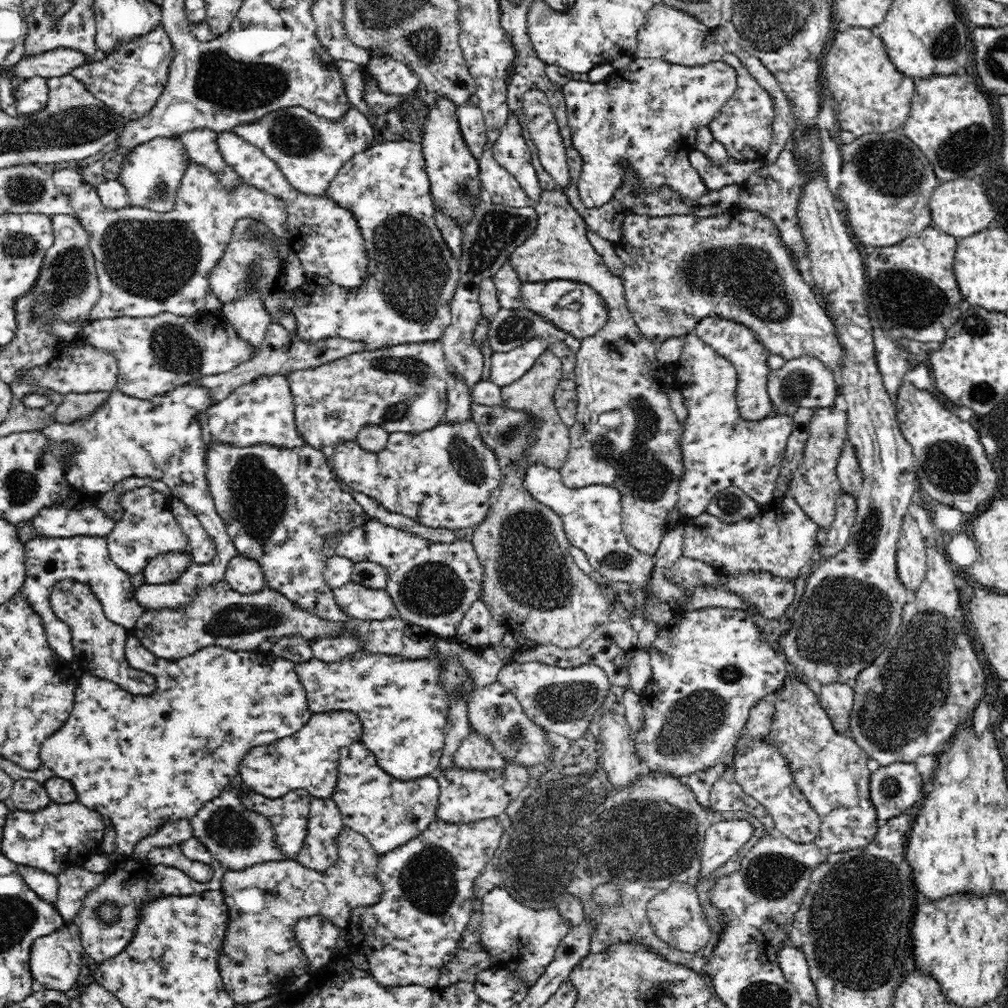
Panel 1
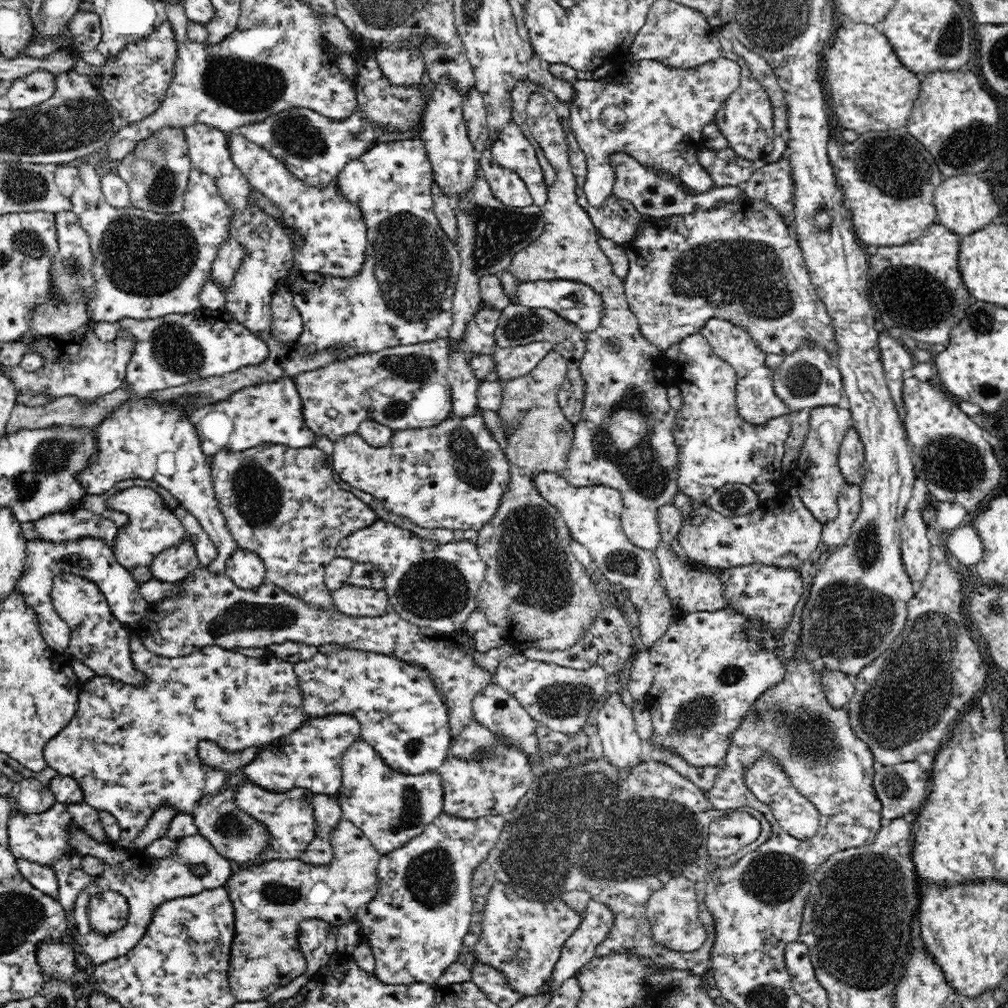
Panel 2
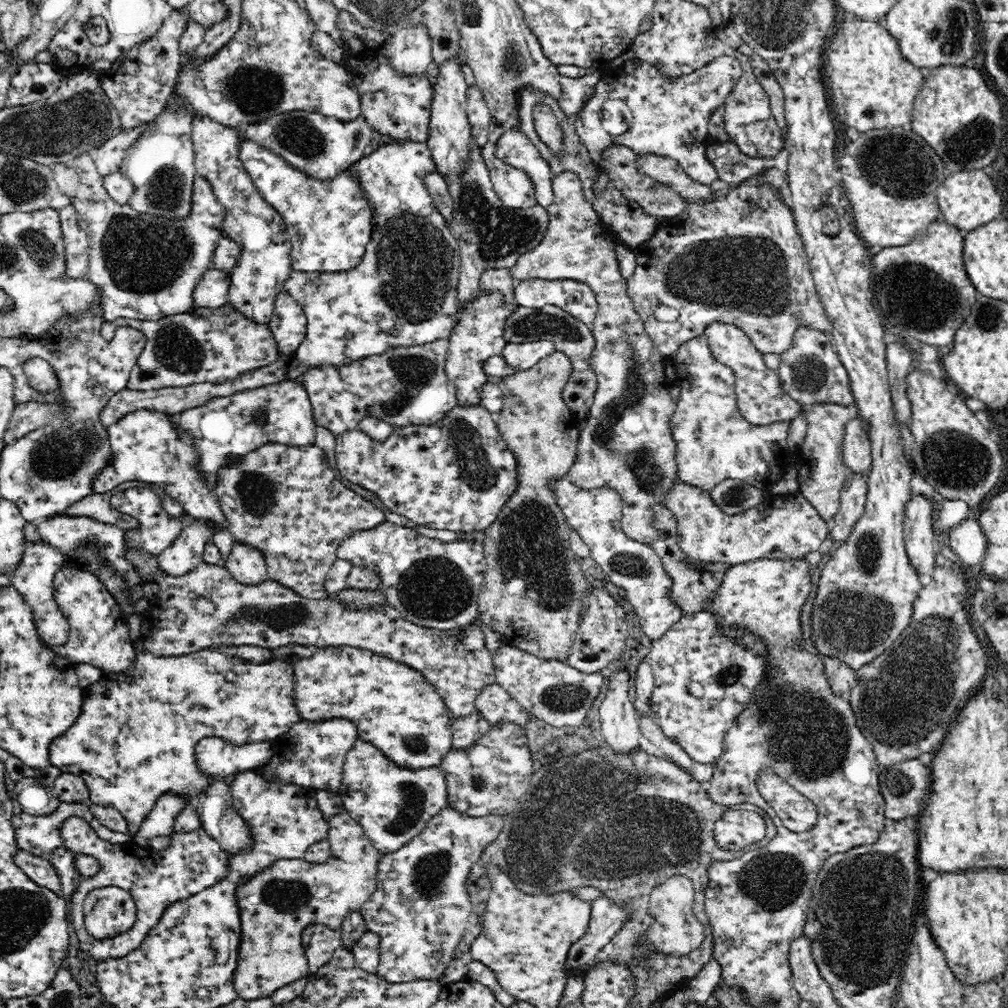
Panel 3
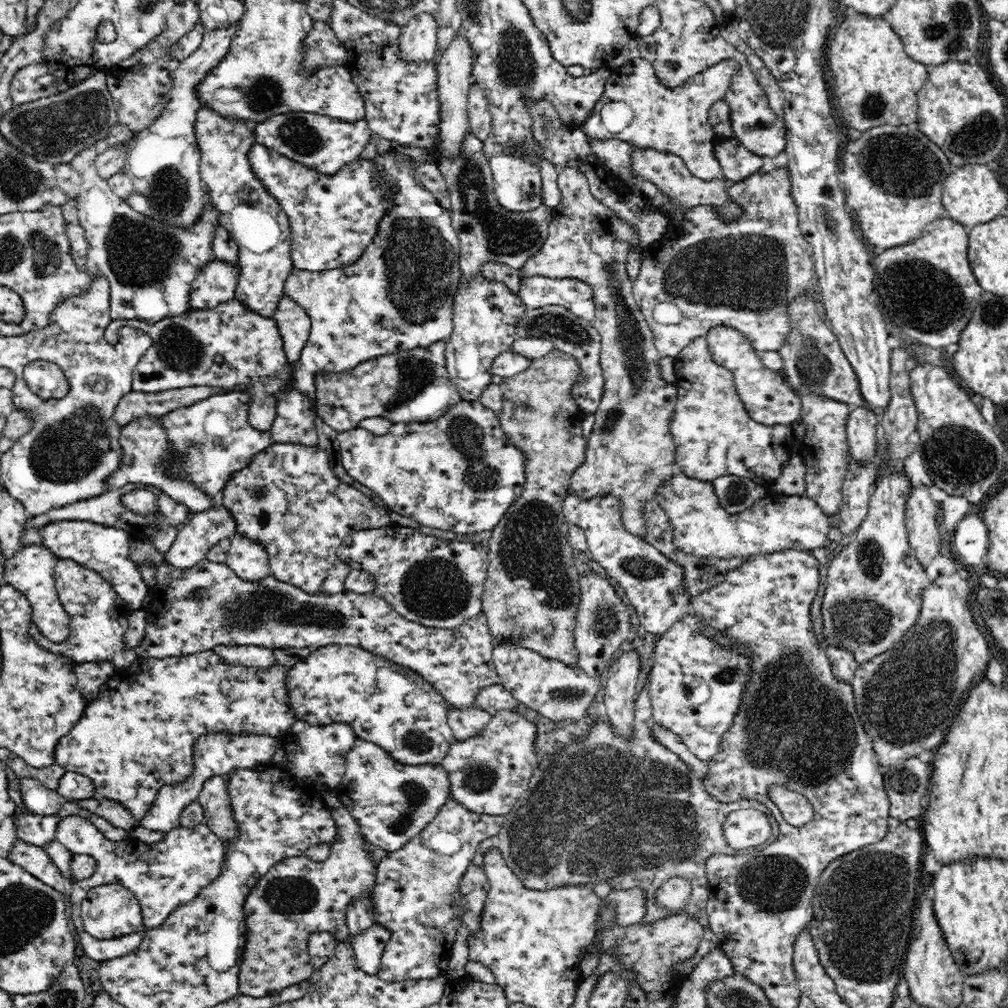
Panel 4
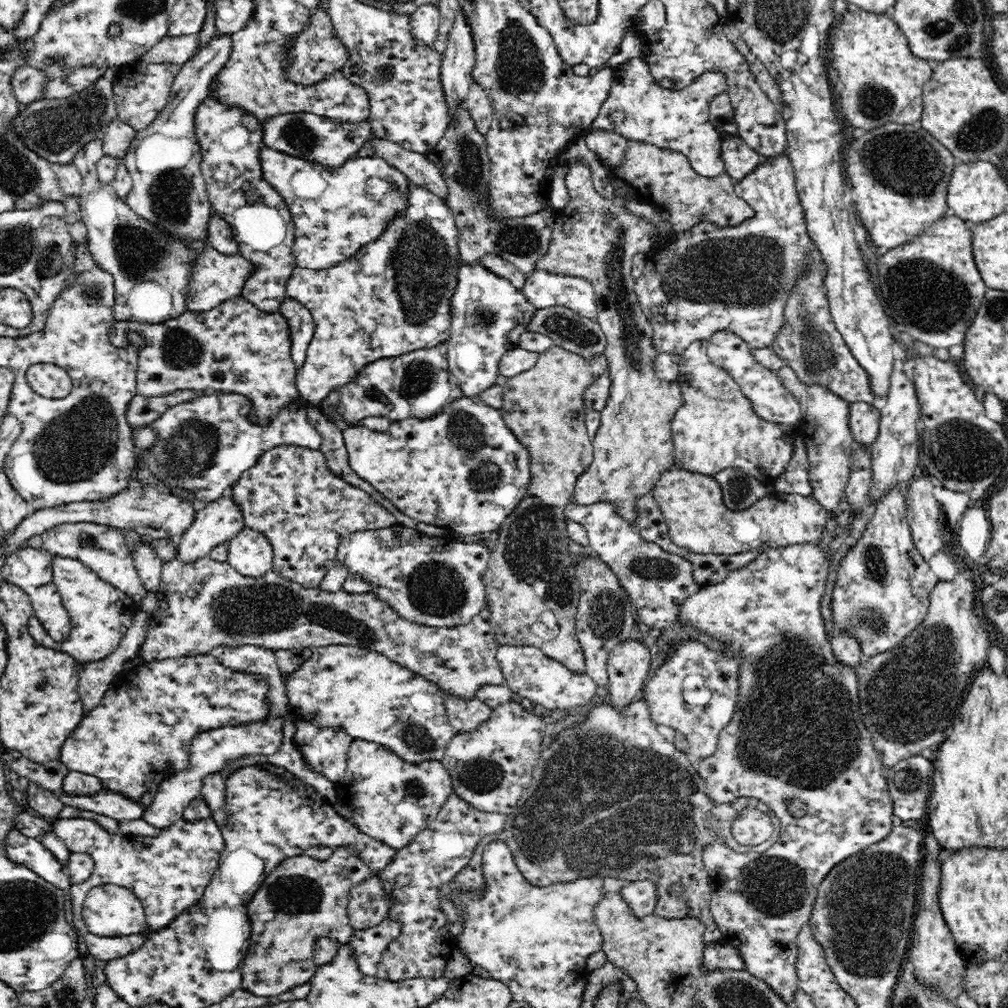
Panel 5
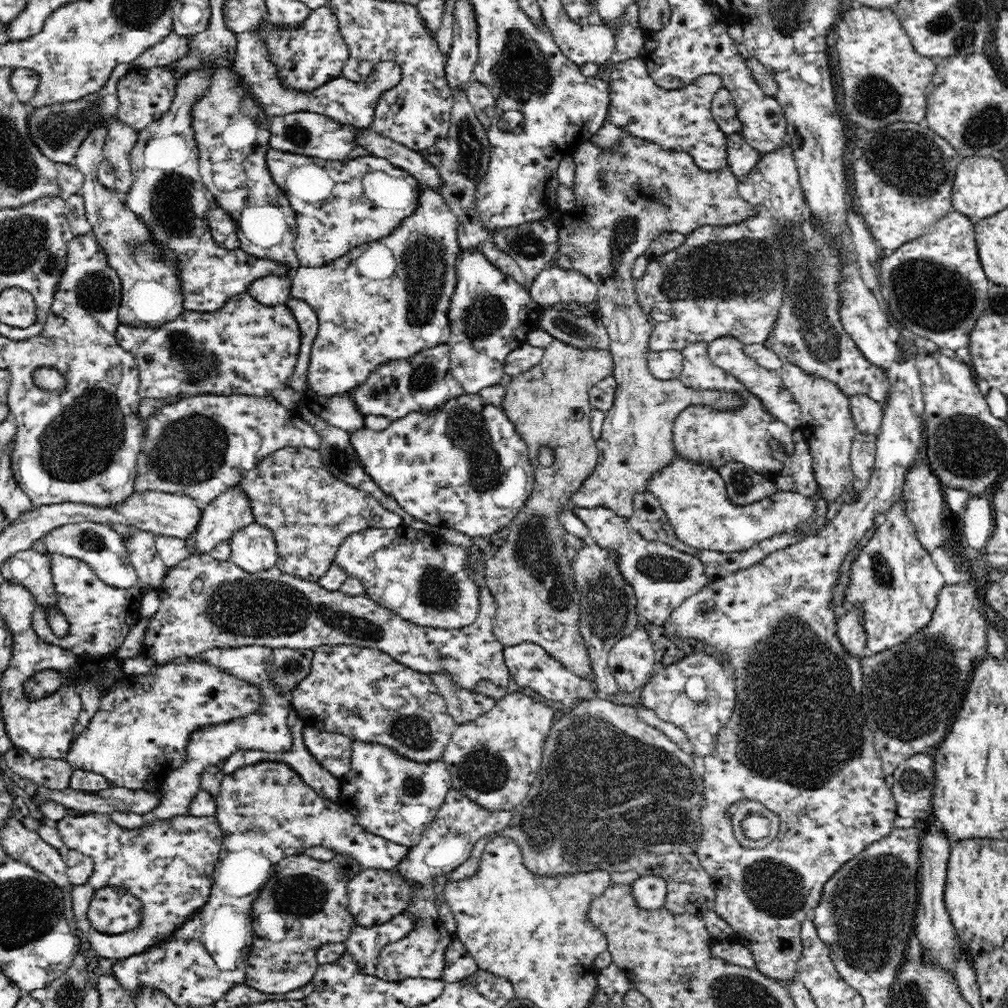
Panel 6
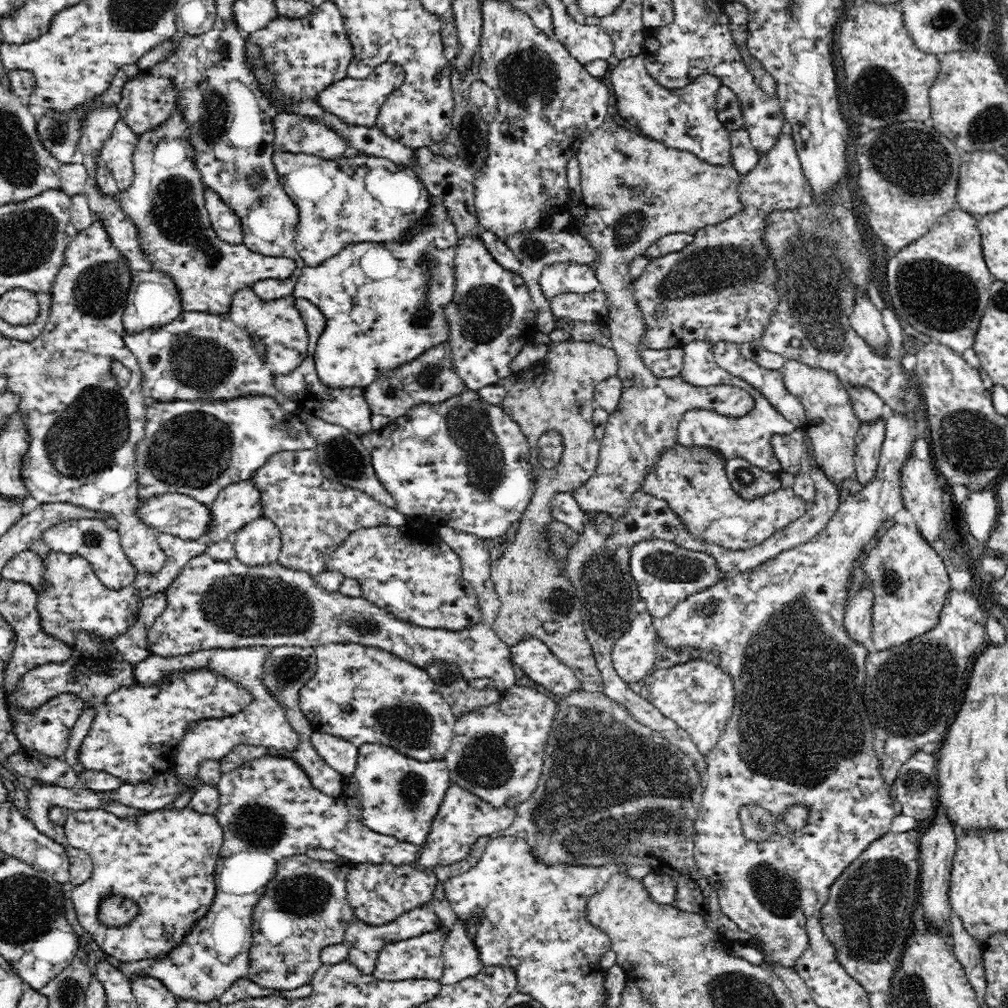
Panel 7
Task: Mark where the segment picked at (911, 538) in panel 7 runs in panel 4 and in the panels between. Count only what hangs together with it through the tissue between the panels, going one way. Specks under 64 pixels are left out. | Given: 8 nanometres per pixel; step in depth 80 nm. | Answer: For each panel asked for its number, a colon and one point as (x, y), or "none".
4: (874, 587)
5: (882, 592)
6: (893, 578)

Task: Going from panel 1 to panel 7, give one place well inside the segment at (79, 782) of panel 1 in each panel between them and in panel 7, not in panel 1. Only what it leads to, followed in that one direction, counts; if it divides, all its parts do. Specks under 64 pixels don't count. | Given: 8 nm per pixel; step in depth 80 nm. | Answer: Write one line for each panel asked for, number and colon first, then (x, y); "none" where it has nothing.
2: (132, 749)
3: (135, 740)
4: (138, 735)
5: (140, 734)
6: (139, 735)
7: (135, 735)

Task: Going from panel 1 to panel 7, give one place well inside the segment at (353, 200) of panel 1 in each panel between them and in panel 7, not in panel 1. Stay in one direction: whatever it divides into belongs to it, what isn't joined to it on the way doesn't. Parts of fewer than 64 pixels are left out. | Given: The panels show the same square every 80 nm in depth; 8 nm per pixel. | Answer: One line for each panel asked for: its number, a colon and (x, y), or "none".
2: (404, 294)
3: (404, 292)
4: (393, 299)
5: (358, 319)
6: (363, 324)
7: (374, 326)

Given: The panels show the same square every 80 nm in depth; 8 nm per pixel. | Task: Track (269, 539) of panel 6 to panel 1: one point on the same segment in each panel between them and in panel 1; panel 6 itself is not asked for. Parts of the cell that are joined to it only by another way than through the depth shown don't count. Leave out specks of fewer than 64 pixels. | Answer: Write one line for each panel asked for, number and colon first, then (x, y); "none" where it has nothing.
1: (244, 574)
2: (246, 569)
3: (247, 564)
4: (247, 558)
5: (250, 553)

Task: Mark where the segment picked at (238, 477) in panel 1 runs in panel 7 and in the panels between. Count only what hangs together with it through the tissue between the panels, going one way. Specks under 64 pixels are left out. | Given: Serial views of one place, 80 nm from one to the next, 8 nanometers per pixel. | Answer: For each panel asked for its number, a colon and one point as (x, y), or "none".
2: (284, 504)
3: (285, 500)
4: (288, 499)
5: (290, 495)
6: (310, 512)
7: (314, 515)

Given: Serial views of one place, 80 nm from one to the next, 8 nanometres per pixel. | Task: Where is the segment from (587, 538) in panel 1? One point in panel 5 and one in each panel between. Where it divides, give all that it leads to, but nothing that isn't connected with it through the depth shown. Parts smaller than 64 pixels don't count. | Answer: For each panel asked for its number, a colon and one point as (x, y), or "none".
2: (594, 515)
3: (596, 515)
4: (655, 585)
5: (658, 581)

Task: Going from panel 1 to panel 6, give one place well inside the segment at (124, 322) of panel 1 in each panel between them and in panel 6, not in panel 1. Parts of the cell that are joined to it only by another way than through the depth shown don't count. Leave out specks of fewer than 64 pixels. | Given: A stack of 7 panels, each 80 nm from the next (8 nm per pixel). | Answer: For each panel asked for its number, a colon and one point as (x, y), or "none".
2: (172, 350)
3: (207, 345)
4: (231, 347)
5: (234, 348)
6: (244, 348)

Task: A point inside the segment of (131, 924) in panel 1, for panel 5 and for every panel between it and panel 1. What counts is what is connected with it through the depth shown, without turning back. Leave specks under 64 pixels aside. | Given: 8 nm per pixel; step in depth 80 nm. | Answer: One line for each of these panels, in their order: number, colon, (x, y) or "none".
2: (146, 882)
3: (191, 861)
4: (164, 875)
5: (168, 872)

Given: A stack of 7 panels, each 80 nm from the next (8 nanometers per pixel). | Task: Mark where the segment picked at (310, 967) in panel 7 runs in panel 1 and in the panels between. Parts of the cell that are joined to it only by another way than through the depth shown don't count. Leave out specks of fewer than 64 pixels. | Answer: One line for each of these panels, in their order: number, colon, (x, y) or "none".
1: (261, 958)
2: (270, 900)
3: (276, 905)
4: (296, 897)
5: (302, 900)
6: (303, 905)

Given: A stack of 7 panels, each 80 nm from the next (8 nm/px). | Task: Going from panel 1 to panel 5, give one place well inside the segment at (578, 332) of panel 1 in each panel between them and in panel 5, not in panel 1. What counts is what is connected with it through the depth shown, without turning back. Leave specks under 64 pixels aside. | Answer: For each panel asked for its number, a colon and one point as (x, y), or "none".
2: (578, 303)
3: (578, 299)
4: (537, 291)
5: (543, 289)

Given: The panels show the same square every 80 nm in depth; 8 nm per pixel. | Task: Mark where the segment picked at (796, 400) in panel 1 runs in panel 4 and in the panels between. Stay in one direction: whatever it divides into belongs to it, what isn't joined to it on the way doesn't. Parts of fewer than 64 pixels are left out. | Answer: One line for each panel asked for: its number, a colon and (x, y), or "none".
2: (808, 378)
3: (810, 371)
4: (813, 361)

